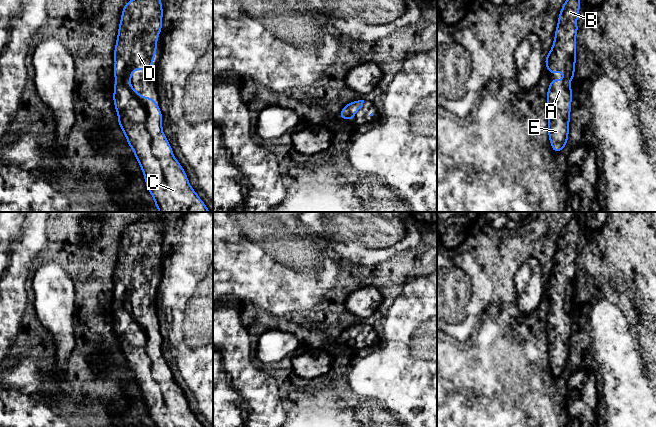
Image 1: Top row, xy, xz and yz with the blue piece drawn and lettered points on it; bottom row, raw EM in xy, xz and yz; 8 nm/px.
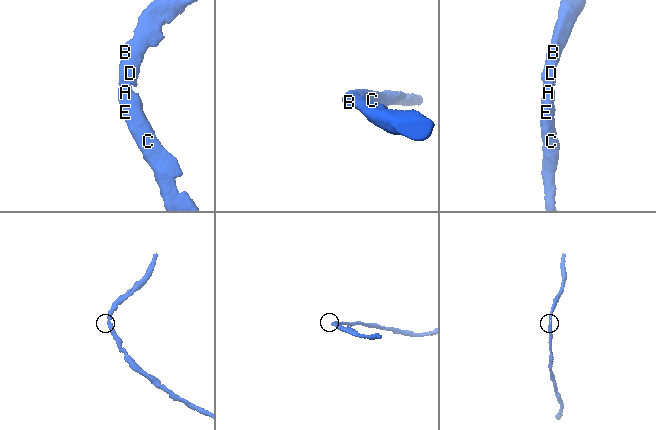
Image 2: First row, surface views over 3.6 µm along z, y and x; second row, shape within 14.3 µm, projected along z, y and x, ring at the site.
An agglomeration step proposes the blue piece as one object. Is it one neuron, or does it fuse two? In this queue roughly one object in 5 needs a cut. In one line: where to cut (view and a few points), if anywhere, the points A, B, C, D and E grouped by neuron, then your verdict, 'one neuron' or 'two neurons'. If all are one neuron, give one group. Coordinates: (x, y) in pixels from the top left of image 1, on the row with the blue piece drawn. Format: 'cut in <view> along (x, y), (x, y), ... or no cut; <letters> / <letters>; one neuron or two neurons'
no cut; A B C D E; one neuron

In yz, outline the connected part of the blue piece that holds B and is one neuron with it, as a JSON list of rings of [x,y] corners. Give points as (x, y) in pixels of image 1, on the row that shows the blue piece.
[[[566,0],[564,2],[558,17],[553,45],[545,59],[545,66],[549,73],[555,74],[557,71],[561,71],[564,75],[563,80],[552,79],[547,91],[548,136],[551,148],[555,153],[560,152],[568,142],[572,102],[572,88],[569,83],[575,75],[577,19],[580,6],[581,0]]]

